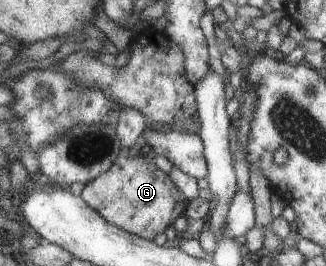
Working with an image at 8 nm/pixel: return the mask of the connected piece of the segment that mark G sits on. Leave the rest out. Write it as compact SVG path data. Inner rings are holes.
M123 148L119 159L107 172L84 186L81 198L108 224L153 241L156 234L164 233L176 218L185 214L189 200L176 188L171 176L162 172L154 162L148 162L140 155L129 156L129 153L130 149Z

